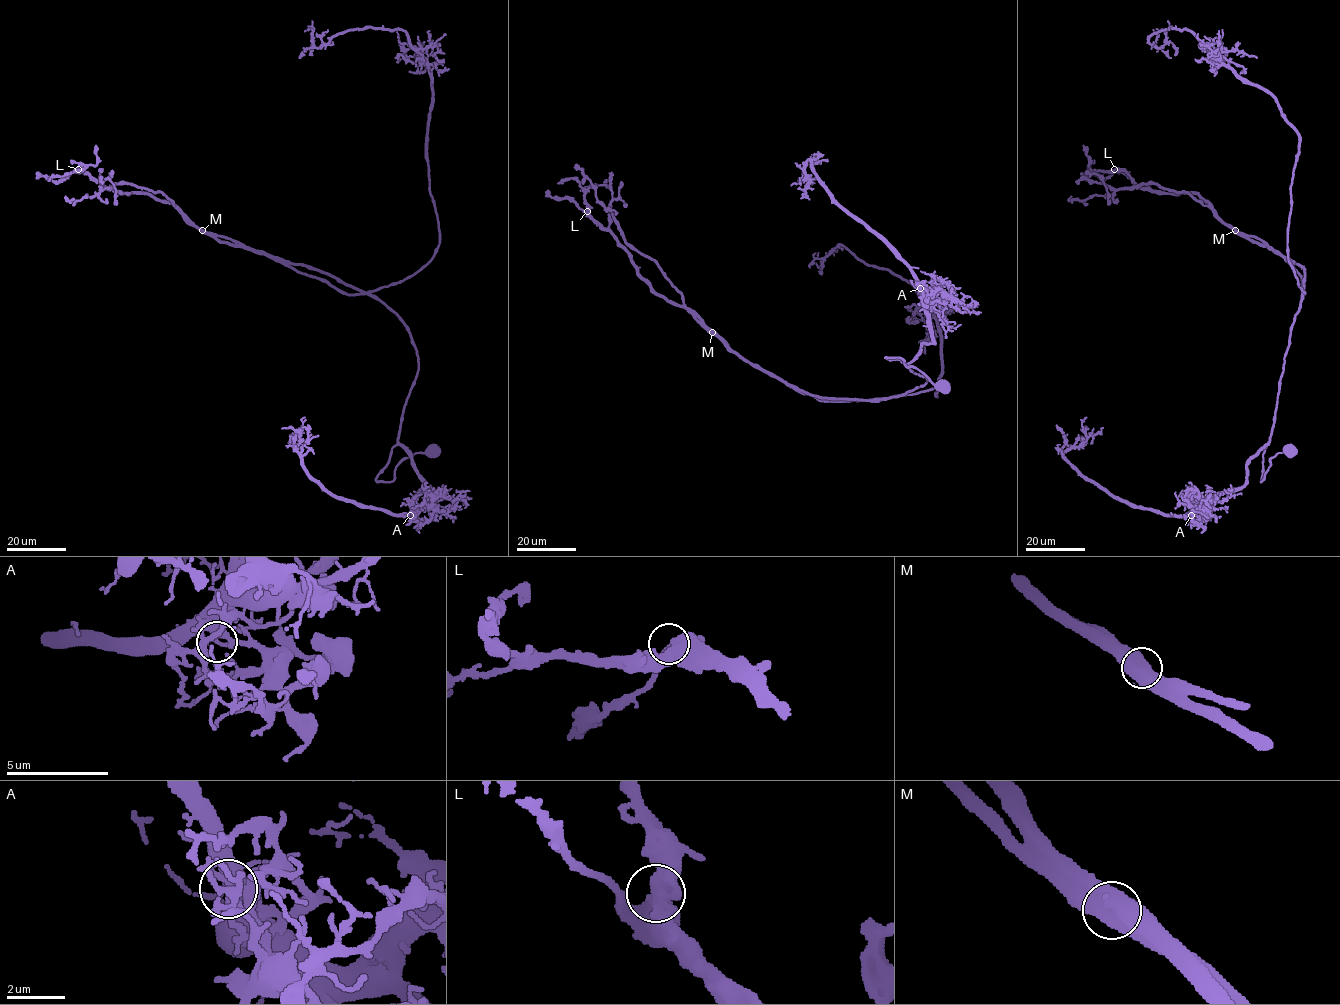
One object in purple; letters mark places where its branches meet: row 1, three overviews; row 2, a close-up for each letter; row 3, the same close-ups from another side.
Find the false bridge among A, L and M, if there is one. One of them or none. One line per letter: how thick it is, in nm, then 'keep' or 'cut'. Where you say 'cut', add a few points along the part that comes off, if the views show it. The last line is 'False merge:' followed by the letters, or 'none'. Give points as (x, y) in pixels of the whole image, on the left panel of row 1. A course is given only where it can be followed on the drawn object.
A: 280 nm | keep
L: 500 nm | keep
M: 750 nm | cut | (203, 230), (349, 294), (411, 277), (439, 243), (428, 62), (403, 30), (348, 29), (316, 48), (304, 31)
False merge: M

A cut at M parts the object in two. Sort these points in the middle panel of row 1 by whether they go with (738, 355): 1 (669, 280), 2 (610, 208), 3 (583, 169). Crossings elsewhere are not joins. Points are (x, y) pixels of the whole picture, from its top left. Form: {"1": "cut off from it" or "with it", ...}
{"1": "cut off from it", "2": "cut off from it", "3": "cut off from it"}

